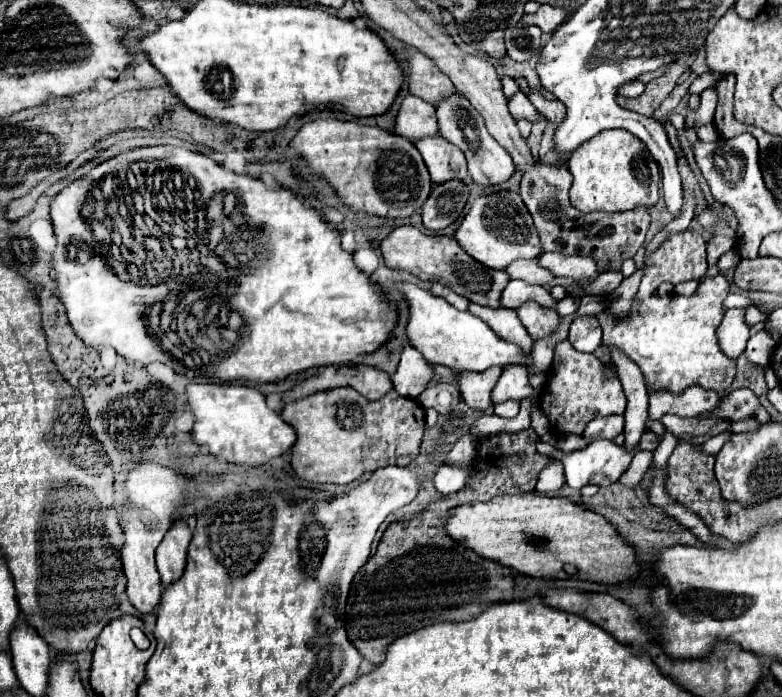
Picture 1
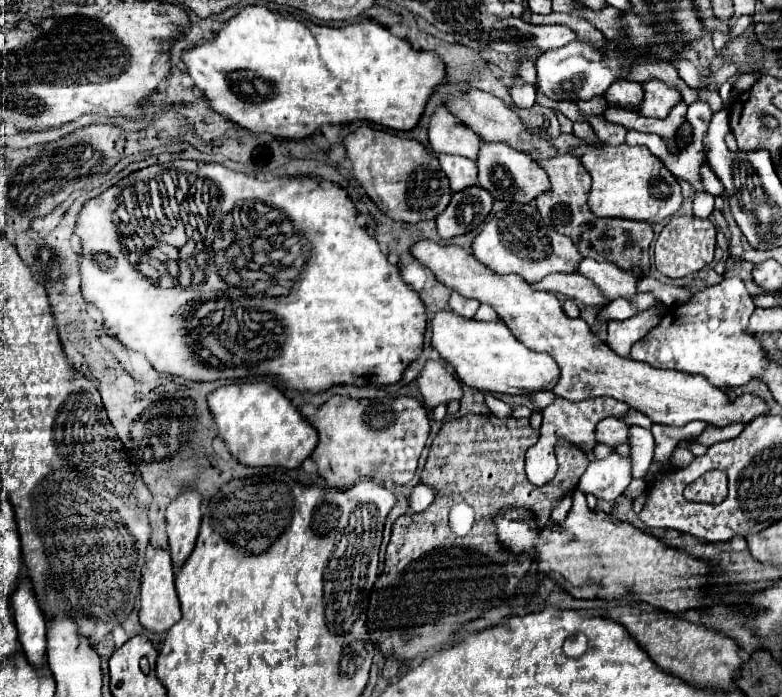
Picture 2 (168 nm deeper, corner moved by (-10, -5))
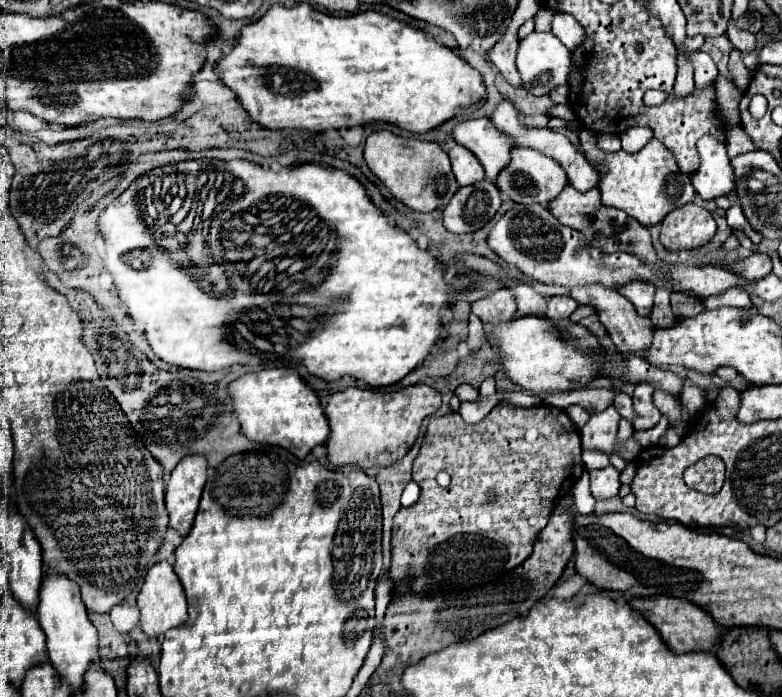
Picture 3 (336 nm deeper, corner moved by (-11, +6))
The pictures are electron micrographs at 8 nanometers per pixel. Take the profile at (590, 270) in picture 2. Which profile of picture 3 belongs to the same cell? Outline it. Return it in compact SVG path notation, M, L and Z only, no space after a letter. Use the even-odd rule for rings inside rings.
M630 280L620 288L620 294L624 294L636 308L636 312L640 316L648 316L652 312L652 304L654 304L654 286L650 282L644 280Z

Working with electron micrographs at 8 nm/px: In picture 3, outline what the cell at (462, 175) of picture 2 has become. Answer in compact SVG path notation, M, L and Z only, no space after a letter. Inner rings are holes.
M454 144L448 148L448 156L452 162L452 172L460 186L468 186L472 182L484 180L484 168L468 148Z

